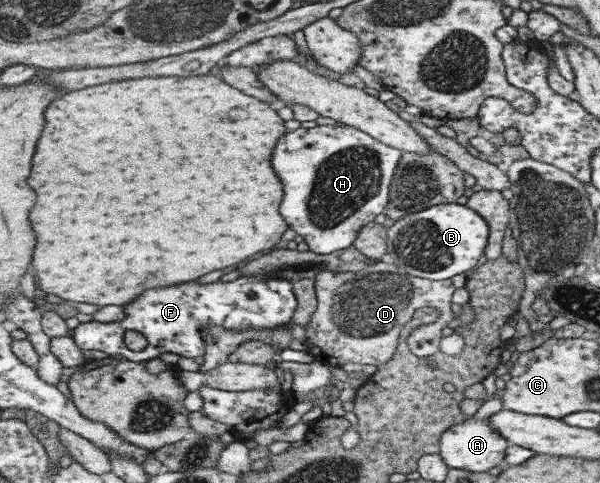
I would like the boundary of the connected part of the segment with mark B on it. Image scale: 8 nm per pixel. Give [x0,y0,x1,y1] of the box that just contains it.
[387,203,490,281]

